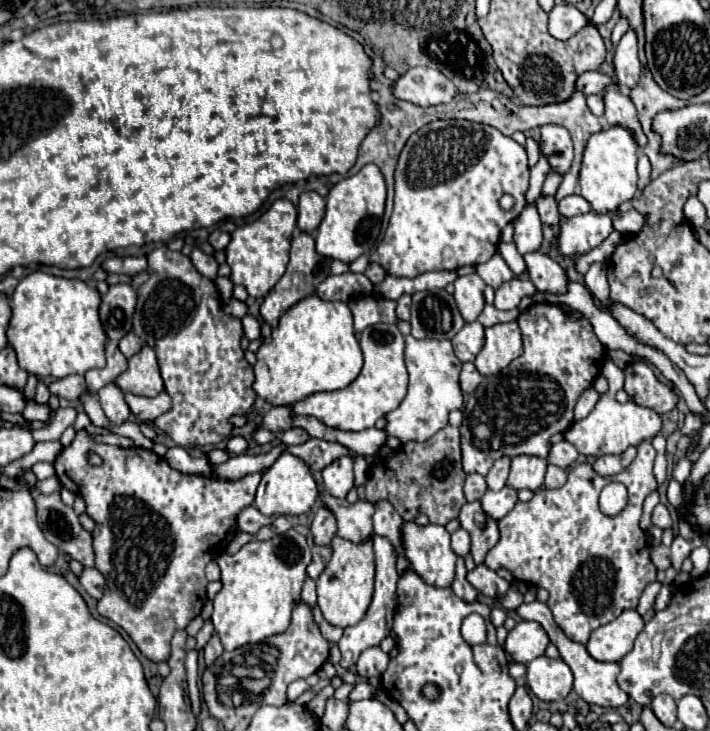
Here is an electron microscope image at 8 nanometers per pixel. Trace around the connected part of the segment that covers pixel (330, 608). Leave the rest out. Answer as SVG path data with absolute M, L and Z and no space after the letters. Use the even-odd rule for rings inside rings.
M371 535L361 543L351 543L341 537L333 537L331 541L331 559L317 579L317 605L323 617L335 627L357 625L371 603L373 595L373 579L375 579L375 561L373 561L373 541Z

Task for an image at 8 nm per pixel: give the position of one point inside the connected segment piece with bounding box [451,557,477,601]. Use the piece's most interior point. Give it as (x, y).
(461, 588)

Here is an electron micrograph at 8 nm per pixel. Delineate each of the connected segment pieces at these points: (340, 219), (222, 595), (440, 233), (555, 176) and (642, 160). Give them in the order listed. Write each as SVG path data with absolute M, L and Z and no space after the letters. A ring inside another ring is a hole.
M365 165L357 175L347 177L337 185L333 185L327 195L325 219L321 221L315 235L317 251L323 257L339 259L345 263L351 263L363 253L369 253L377 245L377 239L381 233L385 199L387 199L385 177L377 169L377 165Z
M289 529L283 535L277 535L269 541L249 541L249 545L243 545L235 555L219 555L217 563L221 567L221 581L223 587L213 599L213 625L215 631L221 637L221 643L225 651L233 651L241 645L255 645L257 641L263 641L271 635L283 633L291 623L291 611L301 601L301 589L307 579L307 565L311 563L311 547L307 543L307 537L297 533L295 529Z
M433 121L413 133L399 155L393 215L371 261L397 277L485 263L495 255L501 231L523 211L527 189L527 153L517 141L473 121ZM501 193L515 197L513 211L495 211Z
M551 171L551 173L547 175L545 183L543 183L543 195L555 195L555 191L557 191L561 179L563 179L561 173L553 173L553 171Z
M639 151L639 163L637 163L637 171L639 171L639 189L643 189L651 179L651 165L649 165L649 159L643 151Z

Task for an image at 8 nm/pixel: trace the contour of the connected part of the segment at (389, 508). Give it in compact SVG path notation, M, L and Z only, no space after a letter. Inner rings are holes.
M377 501L375 513L373 513L373 533L387 537L393 543L393 547L397 549L397 553L399 553L399 559L397 559L399 573L403 573L409 567L409 561L405 559L403 547L401 547L401 525L403 525L403 519L393 509L393 505L389 501Z

